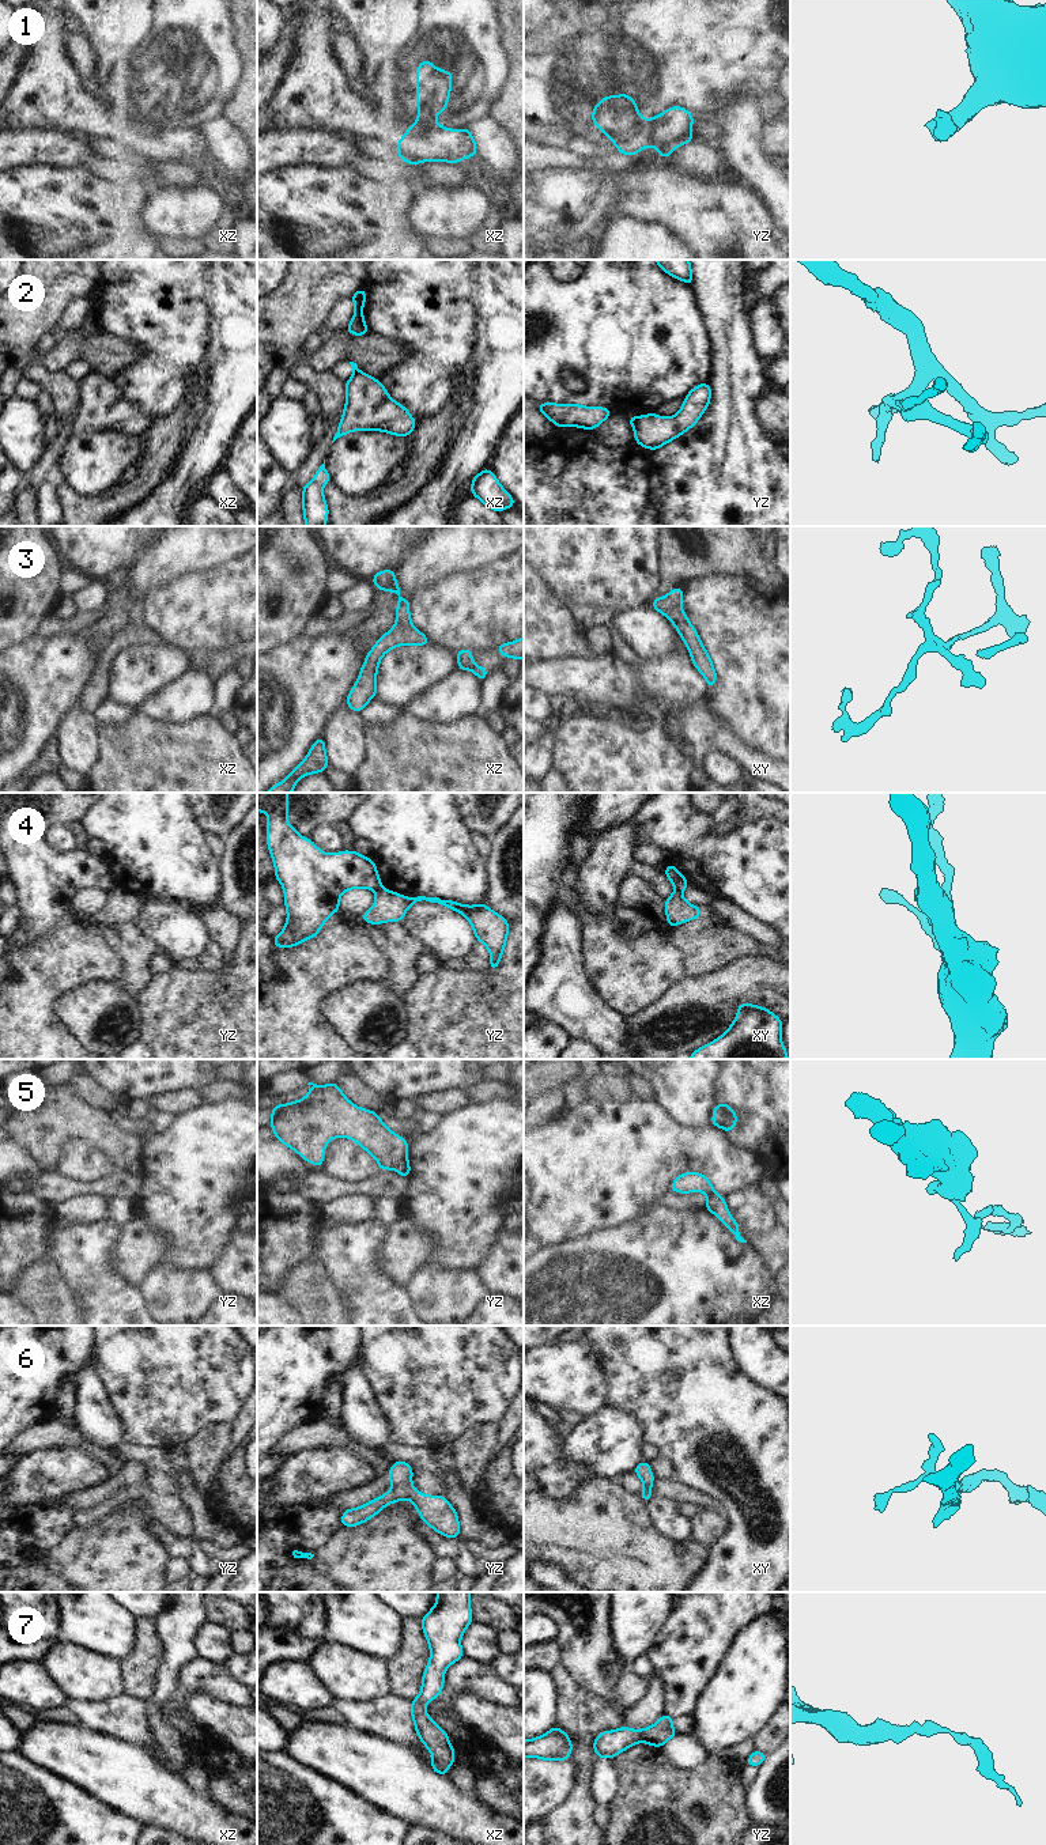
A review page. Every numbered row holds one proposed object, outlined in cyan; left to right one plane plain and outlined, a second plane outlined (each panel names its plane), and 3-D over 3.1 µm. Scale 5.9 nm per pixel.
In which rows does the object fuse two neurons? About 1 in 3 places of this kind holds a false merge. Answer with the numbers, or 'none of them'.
1, 2, 4, 5, 7

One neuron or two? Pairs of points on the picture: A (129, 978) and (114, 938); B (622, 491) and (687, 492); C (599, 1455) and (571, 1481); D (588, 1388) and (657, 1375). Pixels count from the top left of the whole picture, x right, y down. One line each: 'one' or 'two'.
A: one
B: two
C: two
D: two

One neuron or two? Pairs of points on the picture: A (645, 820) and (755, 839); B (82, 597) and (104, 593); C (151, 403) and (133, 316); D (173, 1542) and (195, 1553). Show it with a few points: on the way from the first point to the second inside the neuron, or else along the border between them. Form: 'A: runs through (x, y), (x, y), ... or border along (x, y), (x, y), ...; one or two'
A: runs through (672, 823), (694, 845), (728, 845); one
B: runs through (87, 597), (94, 597), (98, 593); one
C: runs through (155, 381), (154, 337); one
D: runs through (178, 1547), (189, 1550); one

